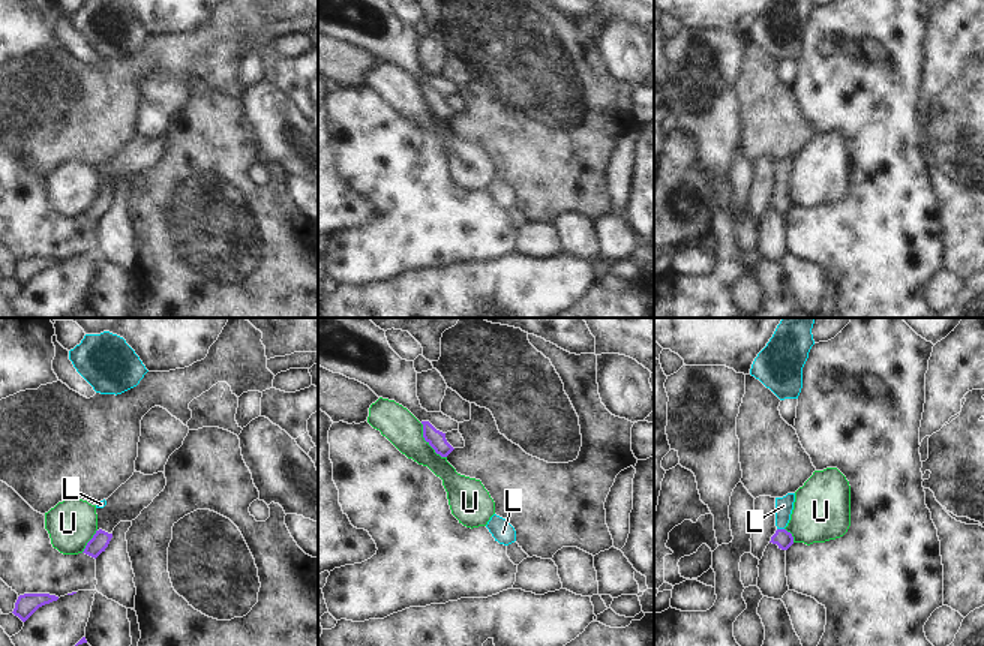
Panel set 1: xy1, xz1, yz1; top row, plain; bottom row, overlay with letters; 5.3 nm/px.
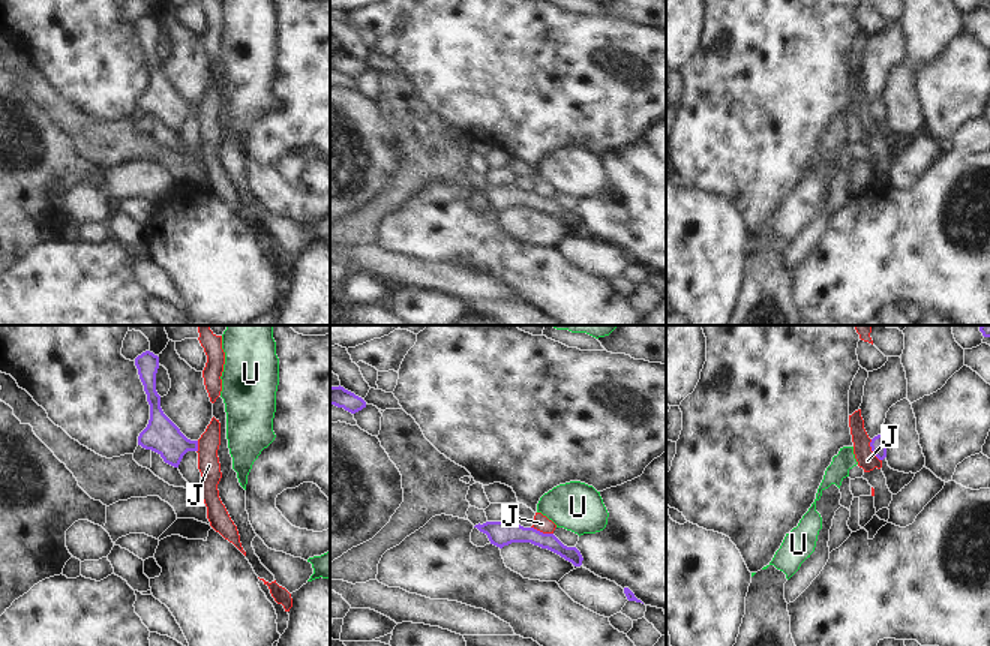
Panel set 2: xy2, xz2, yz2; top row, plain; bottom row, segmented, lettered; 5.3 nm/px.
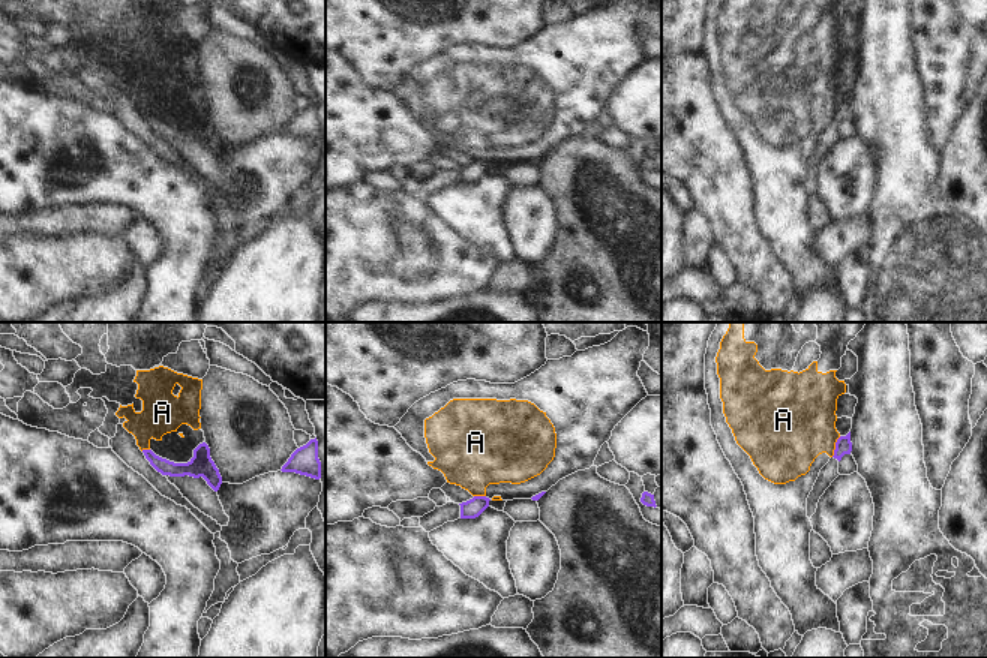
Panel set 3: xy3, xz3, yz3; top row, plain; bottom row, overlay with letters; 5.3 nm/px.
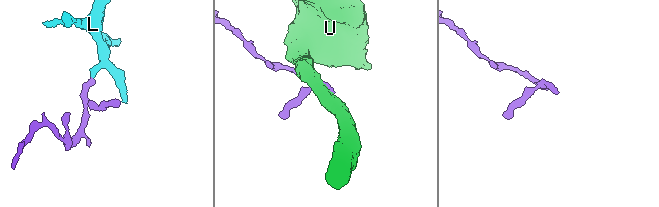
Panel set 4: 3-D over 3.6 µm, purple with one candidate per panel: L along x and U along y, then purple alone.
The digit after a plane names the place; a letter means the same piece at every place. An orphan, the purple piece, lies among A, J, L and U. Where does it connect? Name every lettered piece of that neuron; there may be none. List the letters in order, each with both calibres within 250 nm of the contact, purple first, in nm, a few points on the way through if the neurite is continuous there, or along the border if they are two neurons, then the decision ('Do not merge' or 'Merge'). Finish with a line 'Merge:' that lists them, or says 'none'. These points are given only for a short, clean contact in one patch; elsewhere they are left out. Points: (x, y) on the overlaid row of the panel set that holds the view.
A: Thickness 90 nm (purple) against 420 nm. Boundary: yz3 (840, 436), (831, 456). Do not merge
J: Thickness 90 nm (purple) against 100 nm. Boundary: yz2 (870, 439), (870, 448), (881, 460). Do not merge
L: Thickness 90 nm (purple) against 100 nm. Path across: yz1 (783, 538), (780, 529), (783, 505). Merge
U: Thickness 100 nm (purple) against 190 nm. Boundary: xz1 (420, 423), (423, 439), (446, 457). Do not merge
Merge: L

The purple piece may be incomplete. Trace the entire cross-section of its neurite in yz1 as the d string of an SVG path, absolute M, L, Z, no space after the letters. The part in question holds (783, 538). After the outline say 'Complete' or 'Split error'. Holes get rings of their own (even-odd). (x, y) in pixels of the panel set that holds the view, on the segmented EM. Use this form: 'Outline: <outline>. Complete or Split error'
Outline: M788 493L783 498L776 498L776 526L777 531L771 537L772 544L777 544L778 549L788 550L794 544L794 537L784 528L790 520L790 514L794 510L795 493Z. Split error

